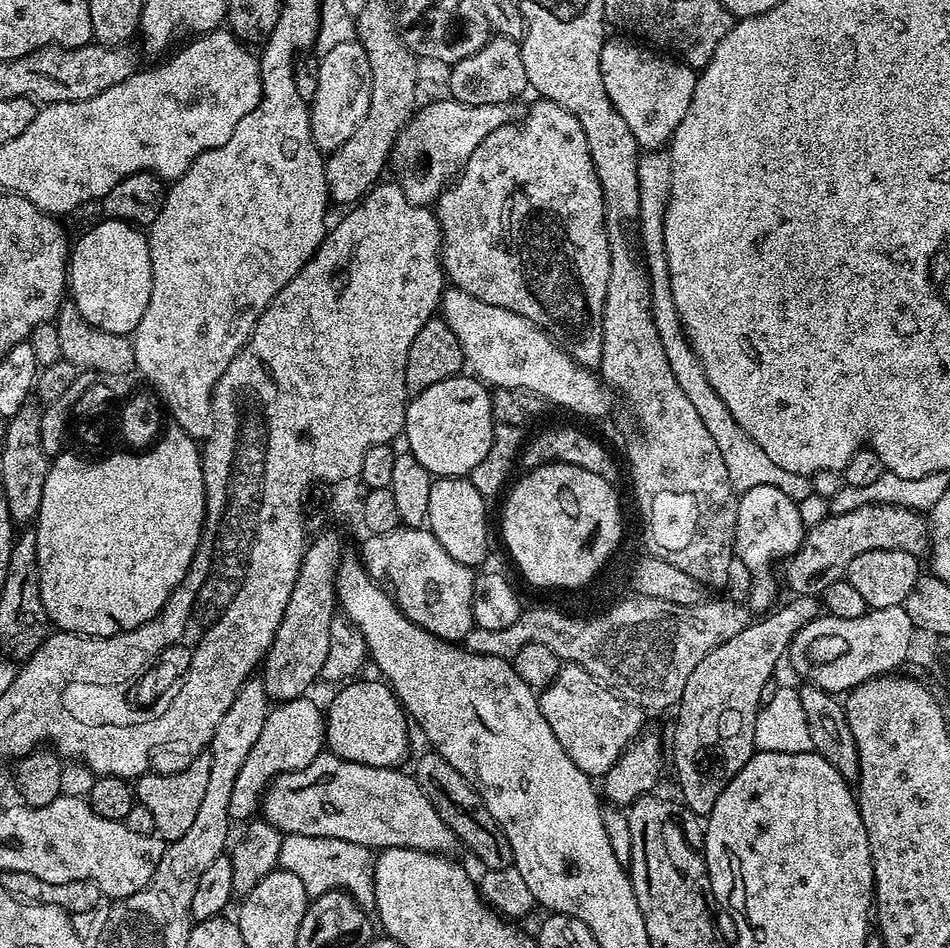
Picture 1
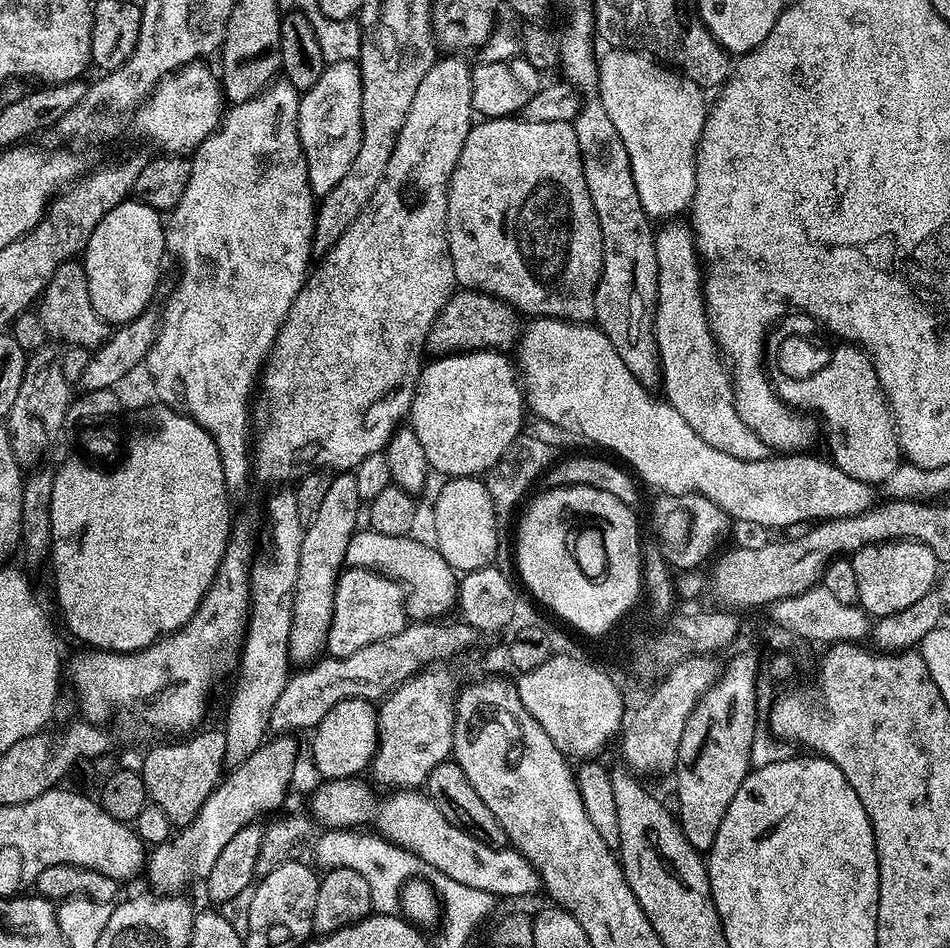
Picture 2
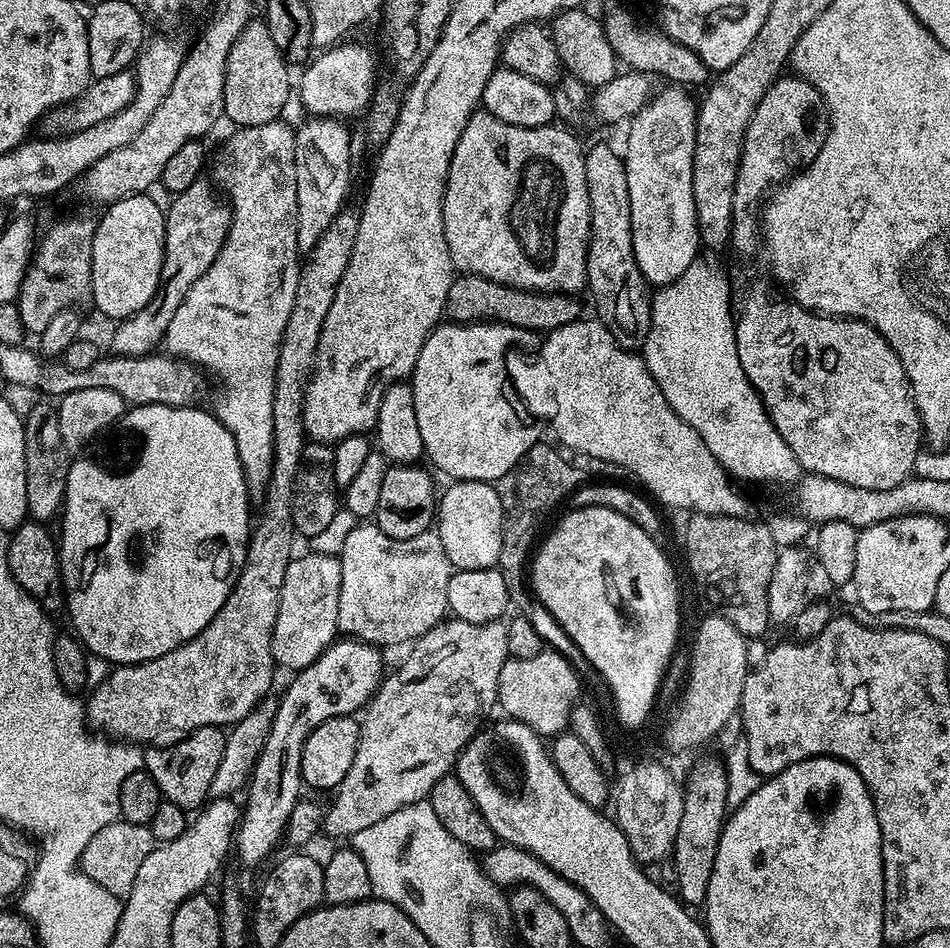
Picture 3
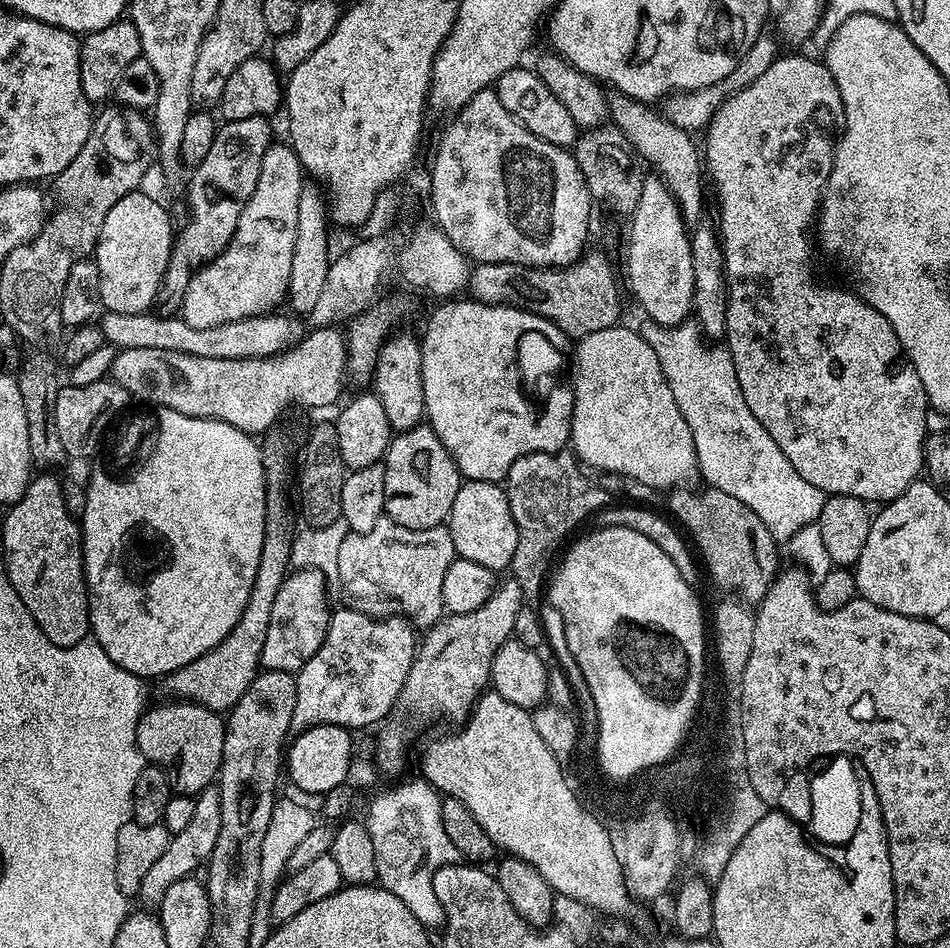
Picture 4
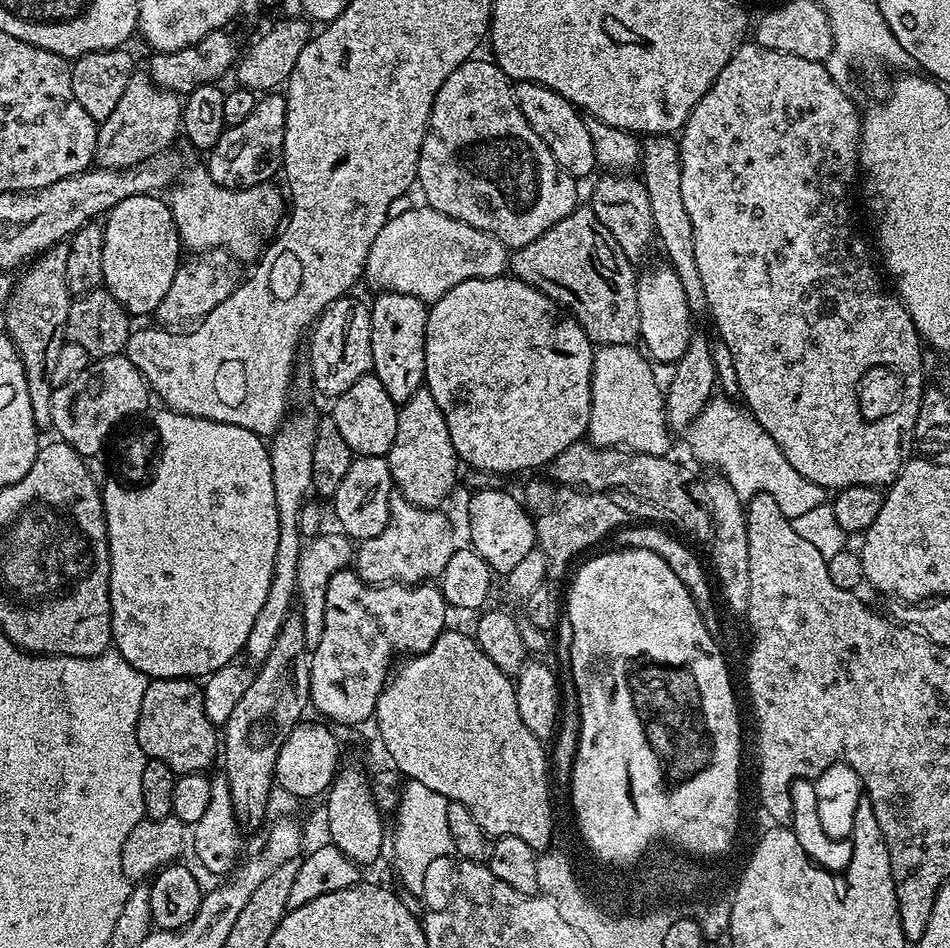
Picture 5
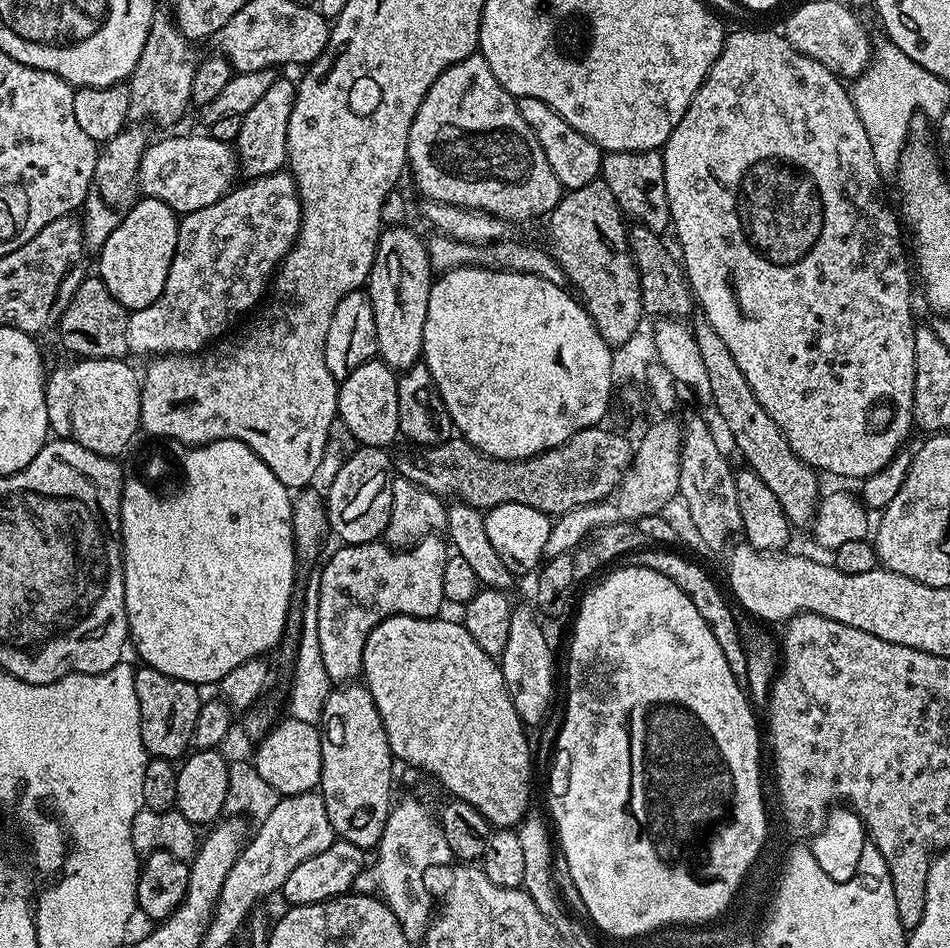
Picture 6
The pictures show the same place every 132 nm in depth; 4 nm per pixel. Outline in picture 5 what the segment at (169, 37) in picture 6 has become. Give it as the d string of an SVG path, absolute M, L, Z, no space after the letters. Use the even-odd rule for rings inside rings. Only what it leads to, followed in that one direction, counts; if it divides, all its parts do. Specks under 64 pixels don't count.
M136 70L132 73L132 81L122 90L122 99L118 106L114 106L114 114L110 118L99 121L96 130L96 155L95 163L100 168L134 168L136 165L146 162L150 158L167 153L168 148L175 142L176 136L182 132L182 100L177 93L167 92L160 88L151 78L147 71Z

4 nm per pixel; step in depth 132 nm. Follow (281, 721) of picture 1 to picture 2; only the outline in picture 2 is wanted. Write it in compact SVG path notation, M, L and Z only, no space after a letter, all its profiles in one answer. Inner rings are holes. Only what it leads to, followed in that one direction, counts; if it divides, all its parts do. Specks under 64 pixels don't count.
M276 734L271 737L272 741L262 743L221 779L192 823L183 825L165 844L151 849L146 860L146 877L153 893L180 894L191 880L203 881L210 874L218 854L222 854L222 849L242 826L253 823L263 812L272 814L281 807L293 787L292 775L296 772L296 755L300 752L294 737Z

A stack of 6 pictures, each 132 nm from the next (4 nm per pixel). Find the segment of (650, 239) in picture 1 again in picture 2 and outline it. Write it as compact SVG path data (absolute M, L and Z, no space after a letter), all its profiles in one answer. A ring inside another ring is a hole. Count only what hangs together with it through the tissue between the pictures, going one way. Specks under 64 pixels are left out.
M684 222L661 227L664 229L655 233L658 290L654 323L663 399L674 406L674 410L686 418L694 434L714 446L714 450L743 460L764 460L770 454L769 444L740 417L729 365L708 324L702 257L696 251L695 235L687 223L680 223Z

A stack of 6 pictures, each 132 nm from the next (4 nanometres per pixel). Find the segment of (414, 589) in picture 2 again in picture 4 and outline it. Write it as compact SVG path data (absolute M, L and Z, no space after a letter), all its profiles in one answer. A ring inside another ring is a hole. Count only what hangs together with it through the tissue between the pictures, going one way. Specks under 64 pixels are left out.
M314 569L289 571L274 597L270 626L266 630L266 646L262 646L261 669L295 674L310 662L310 658L314 658L314 654L318 654L318 646L322 646L328 629L328 596L330 592L320 572Z

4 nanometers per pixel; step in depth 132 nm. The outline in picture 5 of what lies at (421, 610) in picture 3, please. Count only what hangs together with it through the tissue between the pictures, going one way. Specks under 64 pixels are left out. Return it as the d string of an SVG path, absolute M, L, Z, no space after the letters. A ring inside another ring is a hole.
M393 491L390 494L388 525L382 534L374 538L359 541L354 552L354 571L367 584L422 584L435 581L446 570L450 554L458 547L456 536L452 533L452 524L440 508L419 508L410 502L402 493Z

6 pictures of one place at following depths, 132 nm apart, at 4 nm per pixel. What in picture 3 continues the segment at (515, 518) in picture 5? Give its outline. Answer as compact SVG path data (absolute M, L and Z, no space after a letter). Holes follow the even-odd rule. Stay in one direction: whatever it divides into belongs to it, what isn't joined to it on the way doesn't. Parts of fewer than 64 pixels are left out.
M457 480L438 500L438 531L453 569L482 570L499 565L502 554L502 502L487 480Z

